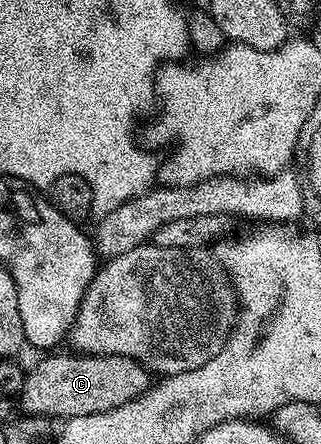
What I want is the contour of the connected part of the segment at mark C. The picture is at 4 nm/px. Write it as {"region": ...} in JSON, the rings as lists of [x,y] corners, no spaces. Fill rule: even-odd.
{"region":[[[72,351],[60,352],[41,356],[44,358],[33,369],[29,368],[25,372],[18,398],[19,408],[21,405],[25,414],[48,415],[51,414],[51,409],[68,409],[68,417],[98,415],[102,411],[110,411],[122,403],[138,399],[154,381],[153,374],[129,357],[94,357],[77,355]]]}

